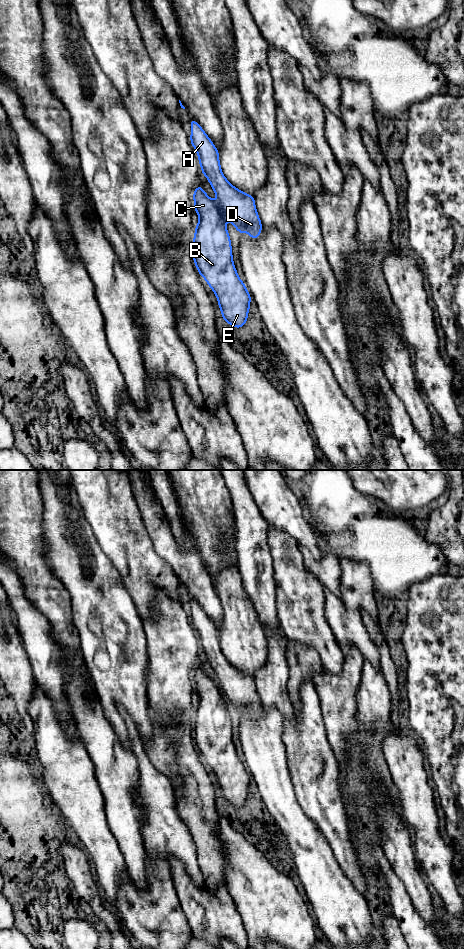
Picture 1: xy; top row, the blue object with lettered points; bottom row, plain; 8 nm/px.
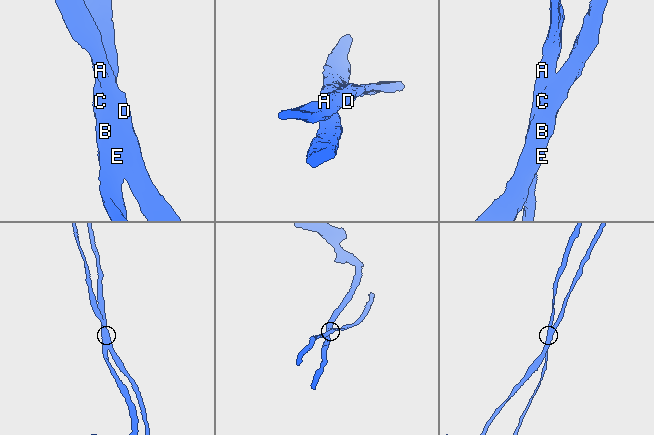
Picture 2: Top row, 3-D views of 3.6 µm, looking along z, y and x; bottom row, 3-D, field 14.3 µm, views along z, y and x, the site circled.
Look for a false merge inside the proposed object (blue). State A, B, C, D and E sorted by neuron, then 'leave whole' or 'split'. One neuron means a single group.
groups A D / B C E; split

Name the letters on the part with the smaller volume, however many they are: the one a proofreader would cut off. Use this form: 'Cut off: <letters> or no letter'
Cut off: A, D

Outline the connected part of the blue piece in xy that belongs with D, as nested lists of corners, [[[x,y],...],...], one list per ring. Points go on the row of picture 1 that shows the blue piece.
[[[190,119],[189,122],[191,125],[191,144],[197,152],[202,173],[216,194],[217,205],[225,220],[231,222],[240,234],[246,232],[251,239],[255,240],[259,237],[263,227],[255,206],[255,198],[237,189],[226,179],[221,170],[218,149],[196,121]]]

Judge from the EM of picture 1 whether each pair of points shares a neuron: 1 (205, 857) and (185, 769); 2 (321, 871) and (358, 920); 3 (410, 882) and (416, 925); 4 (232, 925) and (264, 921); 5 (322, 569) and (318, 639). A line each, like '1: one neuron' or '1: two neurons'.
1: one neuron
2: one neuron
3: two neurons
4: two neurons
5: two neurons

